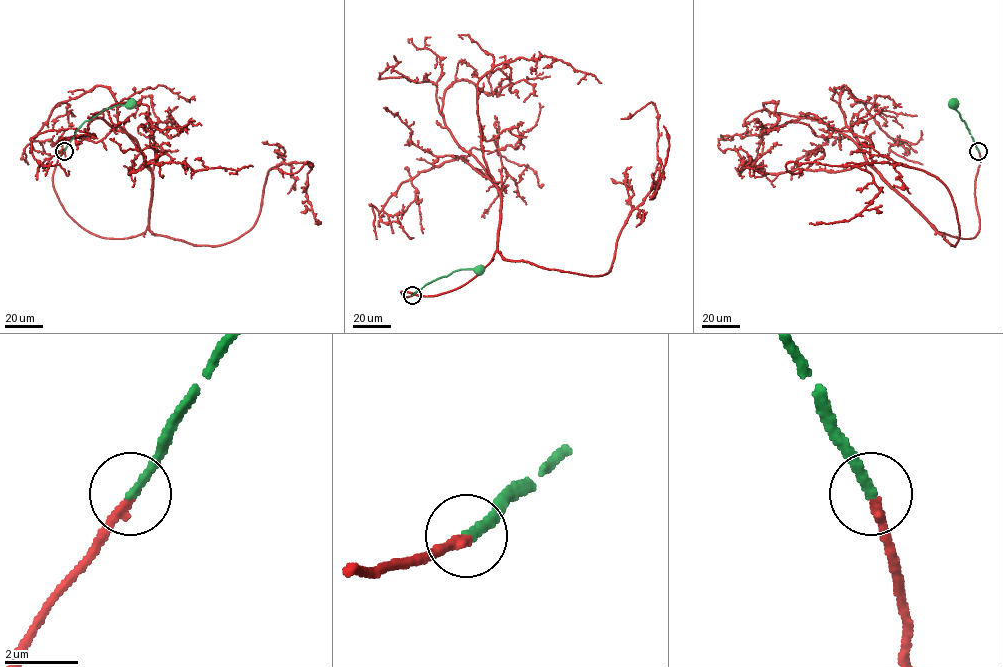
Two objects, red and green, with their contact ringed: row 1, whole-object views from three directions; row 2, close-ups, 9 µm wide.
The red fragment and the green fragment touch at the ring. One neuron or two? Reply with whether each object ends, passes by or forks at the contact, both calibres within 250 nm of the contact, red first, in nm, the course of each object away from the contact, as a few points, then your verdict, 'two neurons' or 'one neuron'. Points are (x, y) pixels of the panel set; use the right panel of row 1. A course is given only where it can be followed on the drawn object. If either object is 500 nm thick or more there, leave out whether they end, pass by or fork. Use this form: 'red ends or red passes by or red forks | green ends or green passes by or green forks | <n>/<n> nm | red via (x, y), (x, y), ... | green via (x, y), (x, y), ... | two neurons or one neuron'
red ends | green ends | 280/280 nm | red via (978, 151), (977, 234), (932, 225), (955, 246), (949, 191), (896, 163), (809, 223) | green via (978, 151), (954, 104) | one neuron

